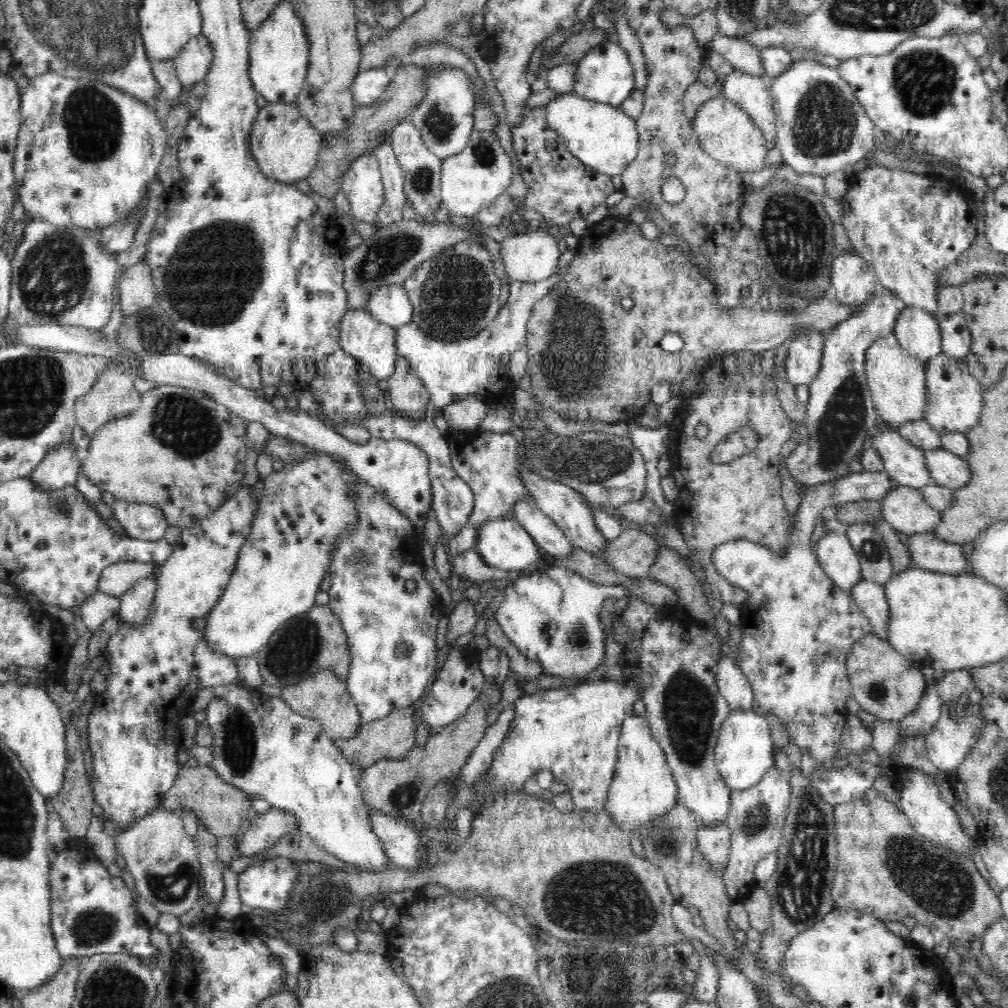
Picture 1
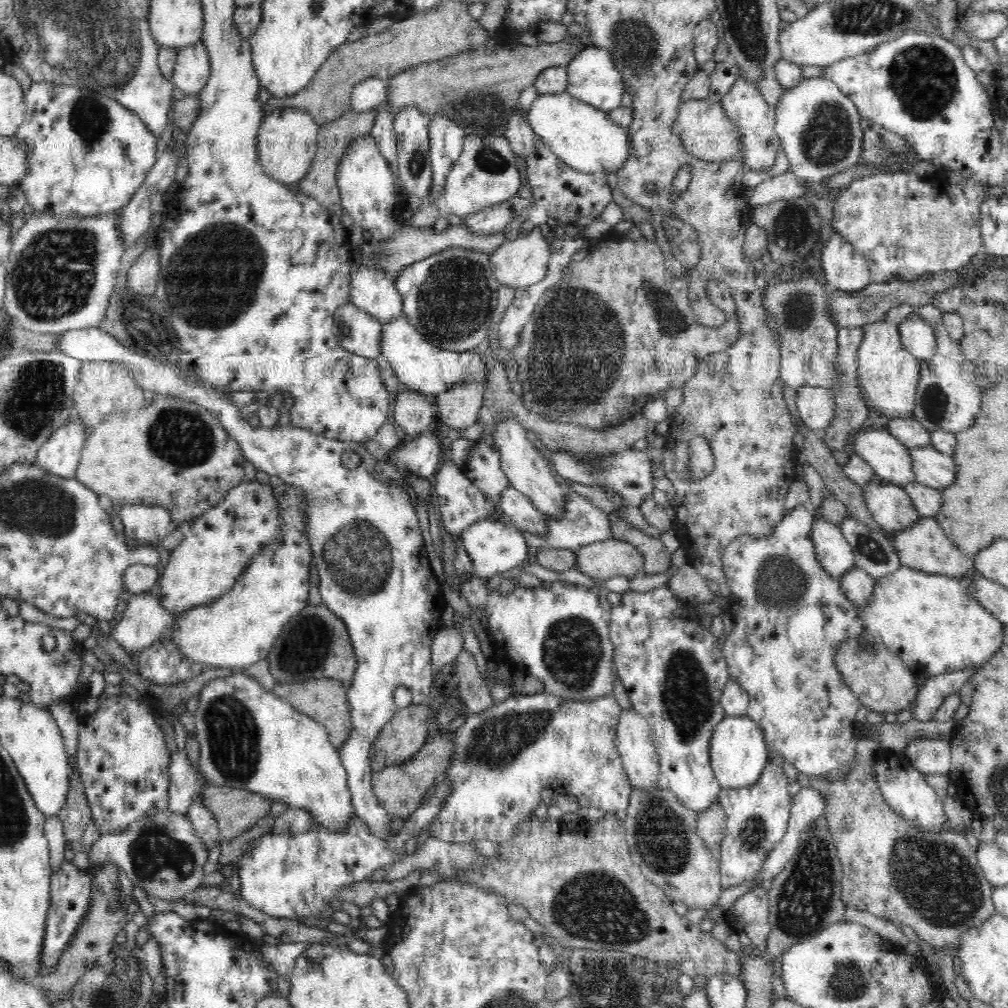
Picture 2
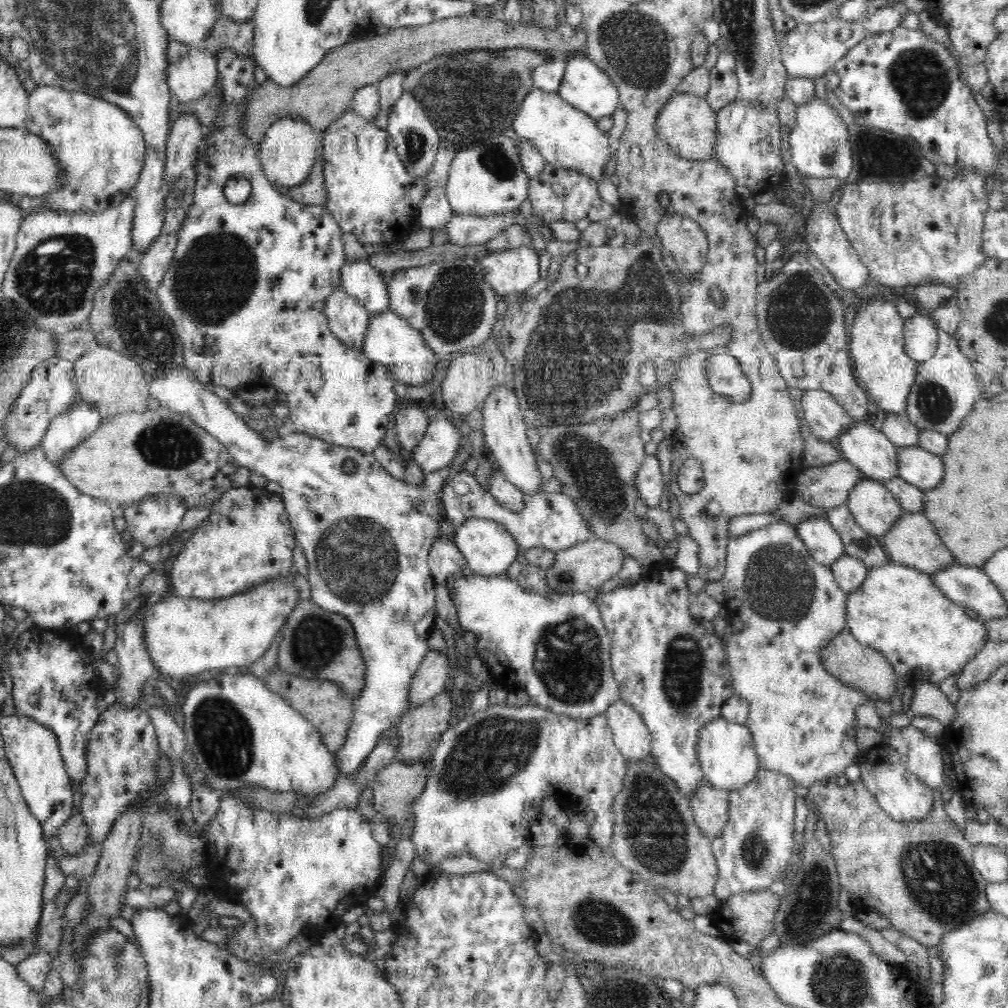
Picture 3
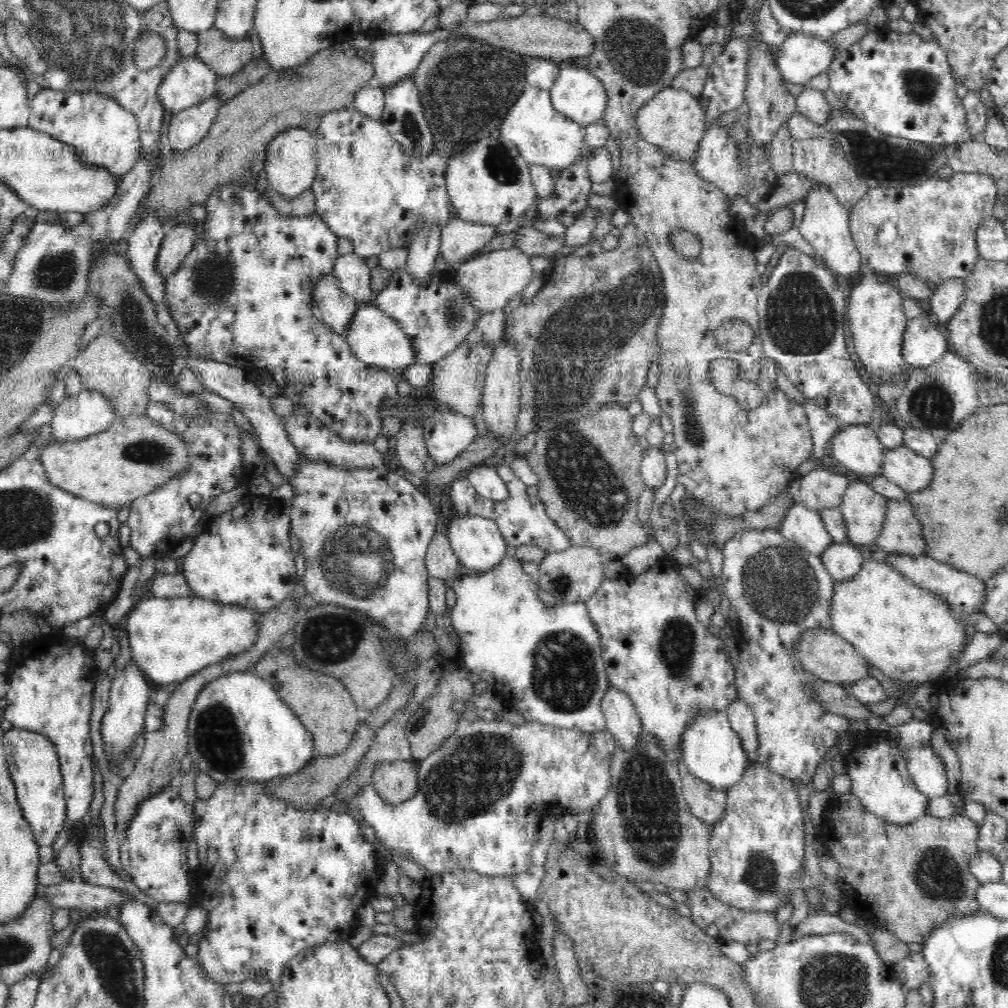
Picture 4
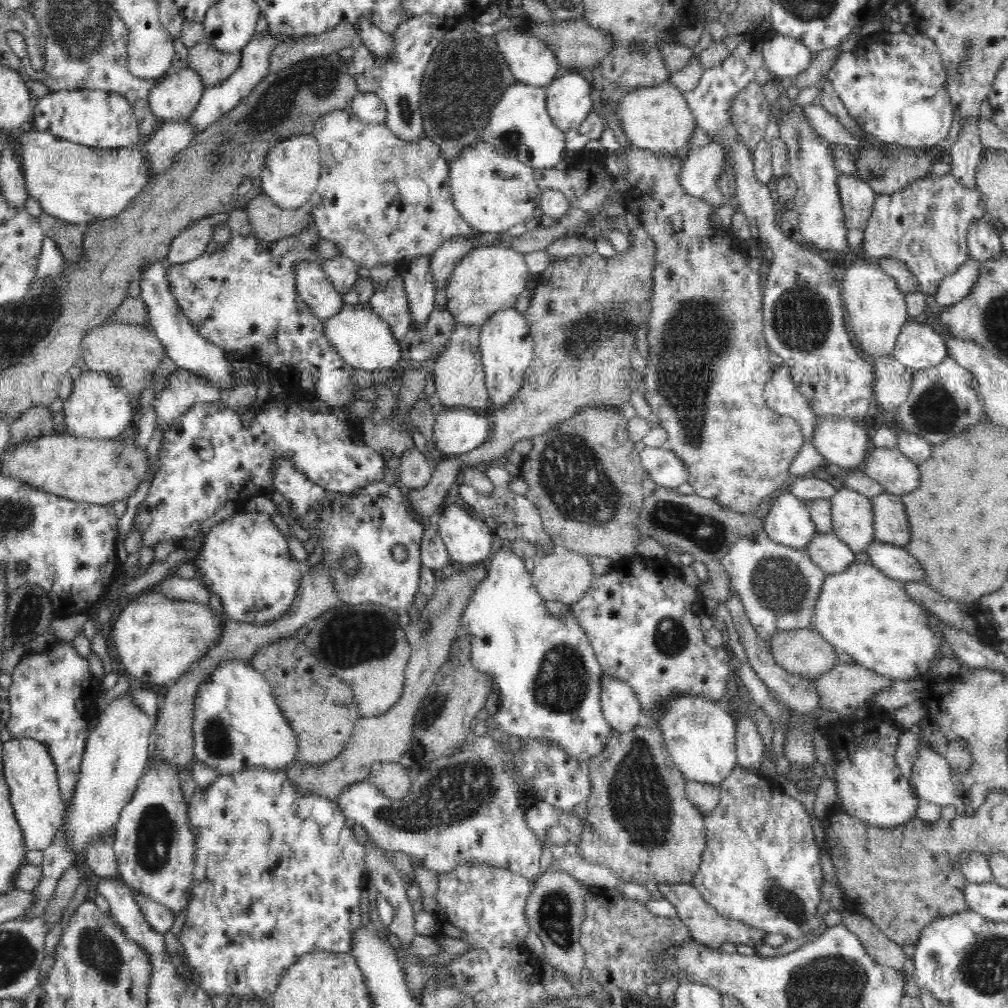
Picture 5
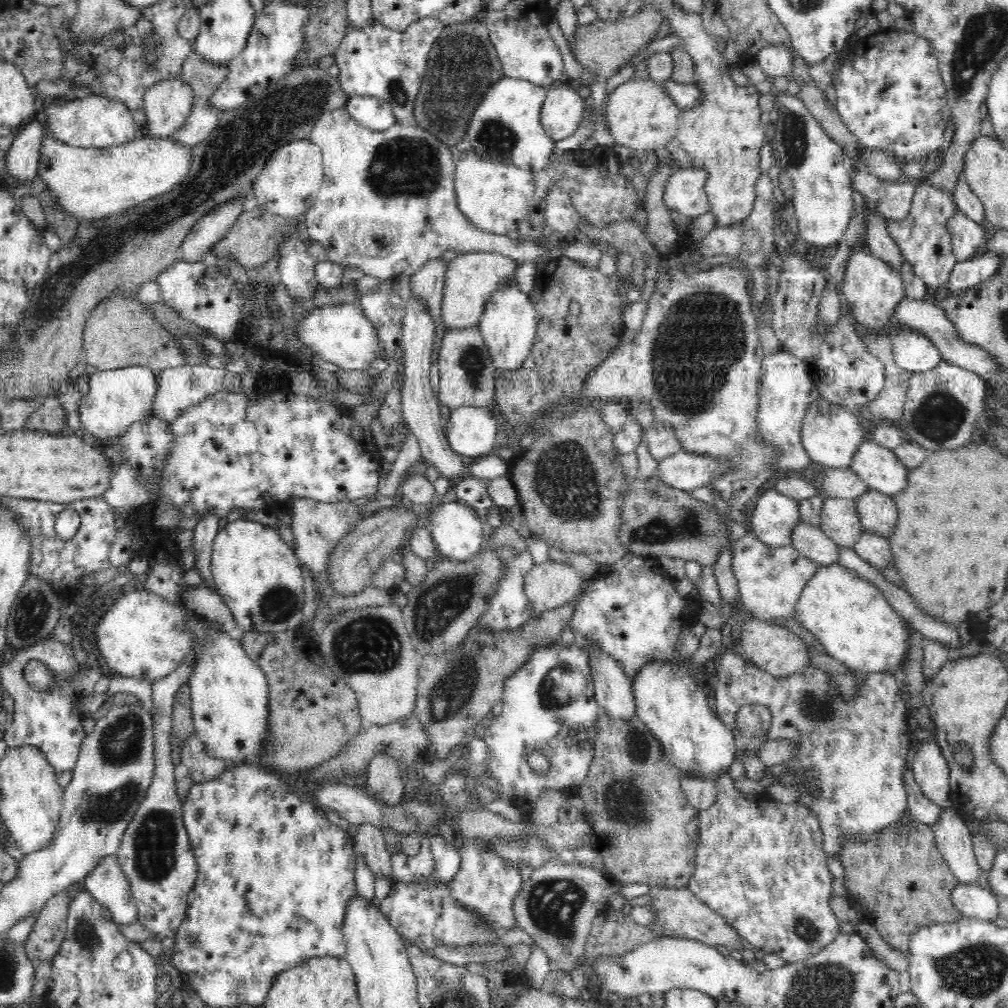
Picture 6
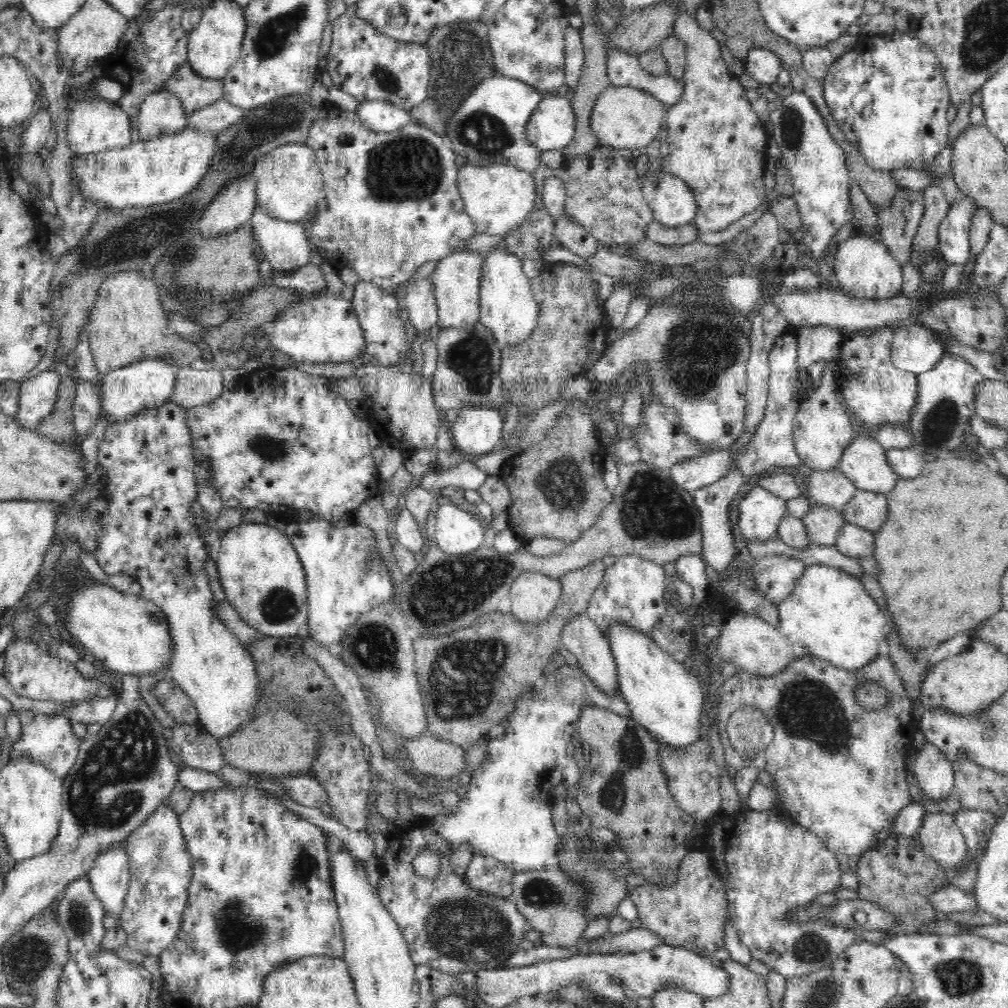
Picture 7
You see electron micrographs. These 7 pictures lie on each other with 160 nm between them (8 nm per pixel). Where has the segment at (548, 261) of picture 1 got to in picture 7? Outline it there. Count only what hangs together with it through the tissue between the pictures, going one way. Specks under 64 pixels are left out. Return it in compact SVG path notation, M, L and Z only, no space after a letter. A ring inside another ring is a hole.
M469 250L451 252L438 261L429 278L431 278L434 287L441 328L466 328L479 321L479 288L482 267L483 254Z

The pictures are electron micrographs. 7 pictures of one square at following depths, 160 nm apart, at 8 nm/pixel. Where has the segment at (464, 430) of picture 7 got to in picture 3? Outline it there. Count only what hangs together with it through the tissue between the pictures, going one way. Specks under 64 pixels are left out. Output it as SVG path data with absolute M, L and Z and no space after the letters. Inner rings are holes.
M443 416L431 418L424 438L411 454L425 474L450 466L454 456L462 446L462 432L458 424Z

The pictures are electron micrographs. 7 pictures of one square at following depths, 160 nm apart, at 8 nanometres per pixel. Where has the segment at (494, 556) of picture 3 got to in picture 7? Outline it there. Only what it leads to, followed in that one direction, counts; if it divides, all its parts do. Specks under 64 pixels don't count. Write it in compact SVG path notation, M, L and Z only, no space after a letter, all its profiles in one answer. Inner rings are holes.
M454 504L439 506L438 512L433 514L430 531L441 550L450 555L467 555L484 545L485 531L481 518L460 510Z

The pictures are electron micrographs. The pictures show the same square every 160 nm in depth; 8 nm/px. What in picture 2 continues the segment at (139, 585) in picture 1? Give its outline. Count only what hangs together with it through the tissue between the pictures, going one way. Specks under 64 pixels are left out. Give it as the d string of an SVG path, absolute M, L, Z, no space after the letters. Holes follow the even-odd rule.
M157 591L140 592L131 596L122 609L121 620L113 623L111 638L116 640L129 655L136 654L136 652L144 652L146 648L150 648L152 644L165 636L169 638L174 626L178 626L176 620L172 613L164 609Z

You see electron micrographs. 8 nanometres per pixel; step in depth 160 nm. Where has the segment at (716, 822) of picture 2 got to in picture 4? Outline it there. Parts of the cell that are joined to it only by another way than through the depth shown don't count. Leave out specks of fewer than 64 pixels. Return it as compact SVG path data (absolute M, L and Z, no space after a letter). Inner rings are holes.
M682 767L681 781L683 793L691 813L708 826L714 824L726 810L725 789L714 787Z

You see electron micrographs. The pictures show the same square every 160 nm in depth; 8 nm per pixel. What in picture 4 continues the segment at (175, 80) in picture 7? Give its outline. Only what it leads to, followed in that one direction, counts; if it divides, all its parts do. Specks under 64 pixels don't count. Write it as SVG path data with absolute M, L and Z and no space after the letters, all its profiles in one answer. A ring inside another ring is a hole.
M210 28L197 33L199 44L194 55L212 68L218 76L239 72L253 57L250 35L241 40L230 40L224 32Z

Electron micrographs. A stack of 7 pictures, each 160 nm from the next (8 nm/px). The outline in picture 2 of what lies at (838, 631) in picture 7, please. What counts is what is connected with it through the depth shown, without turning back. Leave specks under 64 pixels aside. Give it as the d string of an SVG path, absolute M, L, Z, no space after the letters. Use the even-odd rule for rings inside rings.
M906 566L877 579L872 598L859 608L864 632L878 636L882 644L905 662L919 676L936 676L960 669L974 668L989 661L1004 644L1004 628L966 587L962 578L944 574L924 573Z

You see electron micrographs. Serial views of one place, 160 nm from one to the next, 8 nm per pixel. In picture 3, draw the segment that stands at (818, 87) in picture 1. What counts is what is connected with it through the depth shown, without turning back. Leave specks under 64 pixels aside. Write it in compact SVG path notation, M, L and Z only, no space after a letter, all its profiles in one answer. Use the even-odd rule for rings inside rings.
M820 92L806 104L796 106L796 122L789 135L792 164L800 175L814 178L839 178L847 180L853 168L852 146L847 124L828 105Z

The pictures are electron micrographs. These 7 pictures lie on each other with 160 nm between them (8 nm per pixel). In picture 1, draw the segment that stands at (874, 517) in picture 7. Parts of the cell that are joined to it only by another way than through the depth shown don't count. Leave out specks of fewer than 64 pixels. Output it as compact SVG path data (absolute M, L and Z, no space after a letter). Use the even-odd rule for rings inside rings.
M932 532L908 538L908 553L914 567L944 574L965 573L968 561L962 545L946 542Z

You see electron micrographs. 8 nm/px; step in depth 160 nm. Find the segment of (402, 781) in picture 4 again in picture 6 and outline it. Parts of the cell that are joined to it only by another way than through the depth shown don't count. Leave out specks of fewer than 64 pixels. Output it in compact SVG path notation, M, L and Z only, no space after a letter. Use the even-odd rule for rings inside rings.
M388 753L375 754L369 762L362 783L376 800L383 804L398 804L404 796L398 761Z

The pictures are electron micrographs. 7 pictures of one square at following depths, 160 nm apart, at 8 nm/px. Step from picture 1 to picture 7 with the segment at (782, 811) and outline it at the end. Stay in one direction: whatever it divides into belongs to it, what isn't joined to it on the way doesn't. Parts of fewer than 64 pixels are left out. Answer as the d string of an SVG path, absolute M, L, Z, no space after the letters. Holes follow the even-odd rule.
M740 809L731 814L717 812L705 822L705 847L710 854L716 875L724 883L728 899L728 916L732 919L738 936L745 948L750 950L754 960L760 960L770 971L780 974L786 982L809 976L829 968L840 954L856 942L856 930L836 926L829 920L812 920L798 924L787 914L790 911L807 907L816 894L836 892L841 888L840 863L838 856L830 852L826 845L806 827L792 823L786 825L778 820L777 810L756 812L751 809Z

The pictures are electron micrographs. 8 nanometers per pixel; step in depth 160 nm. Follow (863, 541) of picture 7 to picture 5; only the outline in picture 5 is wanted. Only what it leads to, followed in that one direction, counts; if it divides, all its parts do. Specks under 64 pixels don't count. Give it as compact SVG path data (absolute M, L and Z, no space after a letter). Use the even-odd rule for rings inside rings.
M874 540L862 553L861 558L894 580L922 583L925 579L920 563L903 547Z

